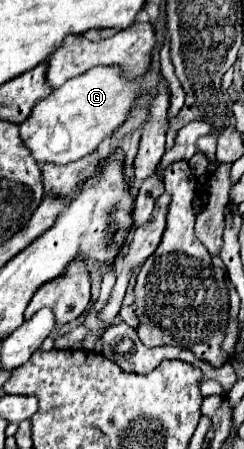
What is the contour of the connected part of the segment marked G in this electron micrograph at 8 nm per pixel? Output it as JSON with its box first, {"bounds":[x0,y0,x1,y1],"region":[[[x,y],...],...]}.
{"bounds":[18,68,136,166],"region":[[[90,68],[38,100],[30,116],[18,124],[20,138],[36,164],[50,162],[62,166],[74,162],[92,154],[104,138],[112,136],[112,132],[124,124],[134,98],[136,92],[132,90],[130,80],[122,78],[118,68]]]}

